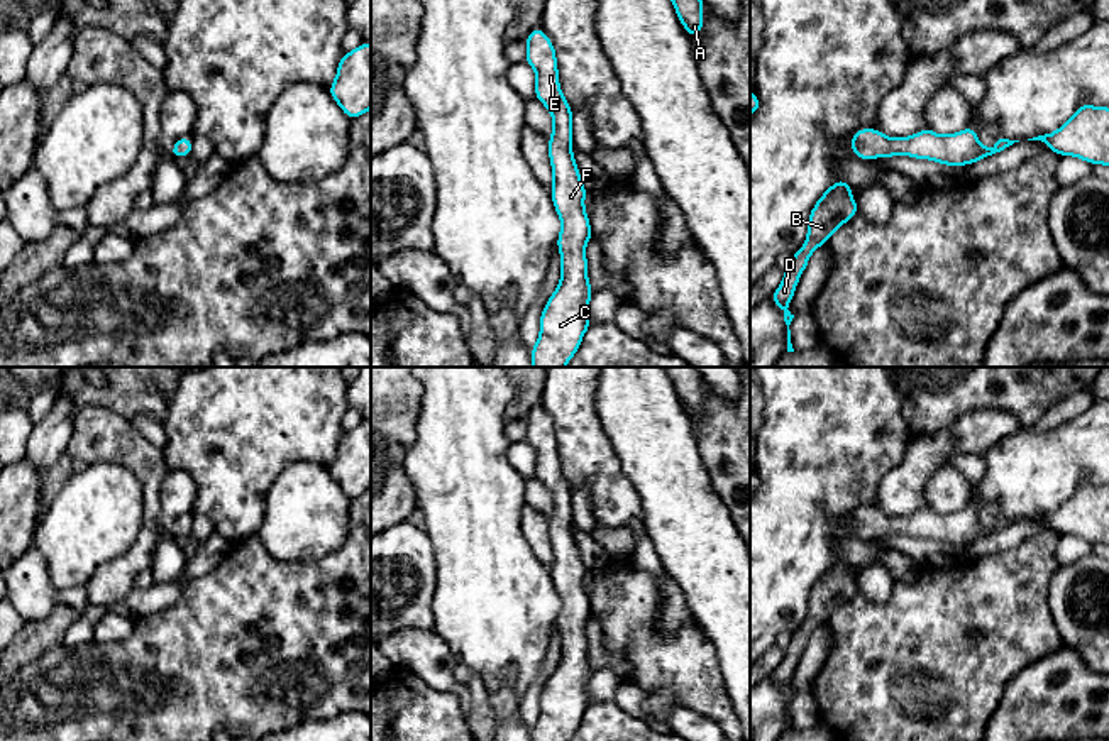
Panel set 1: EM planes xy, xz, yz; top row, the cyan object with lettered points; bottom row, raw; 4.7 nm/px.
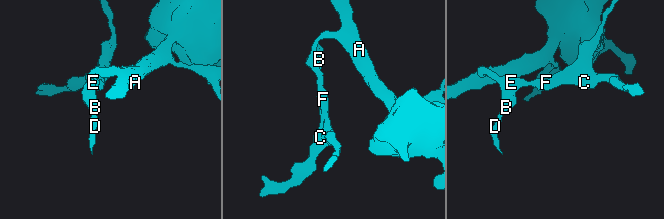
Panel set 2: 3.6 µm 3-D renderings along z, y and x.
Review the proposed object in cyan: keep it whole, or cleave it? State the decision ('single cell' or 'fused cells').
single cell

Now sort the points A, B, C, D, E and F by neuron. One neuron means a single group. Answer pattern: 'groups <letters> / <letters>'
groups A B C D E F

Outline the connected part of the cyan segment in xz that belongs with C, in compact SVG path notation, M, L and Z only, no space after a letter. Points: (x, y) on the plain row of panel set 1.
M540 404L527 414L525 421L525 442L537 452L533 475L547 486L555 506L547 518L554 552L550 570L562 601L557 616L562 638L560 661L540 694L540 716L532 726L530 738L532 741L571 741L591 705L588 683L594 672L588 660L584 631L593 618L584 589L588 568L572 535L572 487L559 465L555 426Z

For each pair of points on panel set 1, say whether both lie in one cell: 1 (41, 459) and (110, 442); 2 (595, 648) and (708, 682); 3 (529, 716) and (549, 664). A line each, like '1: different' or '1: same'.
1: different
2: different
3: same

